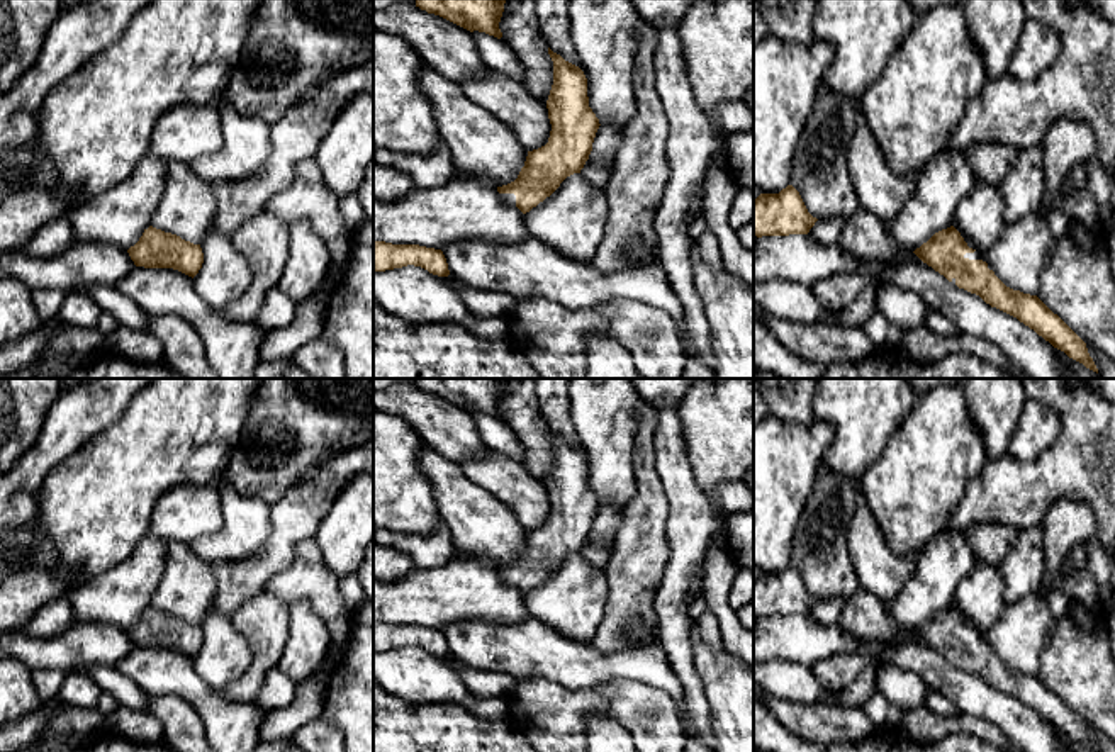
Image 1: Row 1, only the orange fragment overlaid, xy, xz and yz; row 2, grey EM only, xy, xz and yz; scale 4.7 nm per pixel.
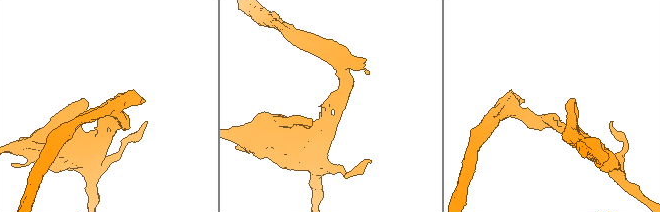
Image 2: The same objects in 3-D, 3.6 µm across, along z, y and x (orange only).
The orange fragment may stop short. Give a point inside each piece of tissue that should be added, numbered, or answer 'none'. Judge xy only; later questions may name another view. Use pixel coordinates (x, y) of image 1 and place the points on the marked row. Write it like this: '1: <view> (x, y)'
none

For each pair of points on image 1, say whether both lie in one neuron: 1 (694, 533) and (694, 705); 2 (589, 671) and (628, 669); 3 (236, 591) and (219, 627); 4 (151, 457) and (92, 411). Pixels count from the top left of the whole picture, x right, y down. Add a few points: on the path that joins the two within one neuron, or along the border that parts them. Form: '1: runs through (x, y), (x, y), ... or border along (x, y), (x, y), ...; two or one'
1: runs through (683, 576), (676, 591), (676, 642), (683, 662); one
2: runs through (599, 669), (618, 669); one
3: border along (211, 611), (228, 618); two
4: border along (133, 396), (128, 408), (78, 450); two

